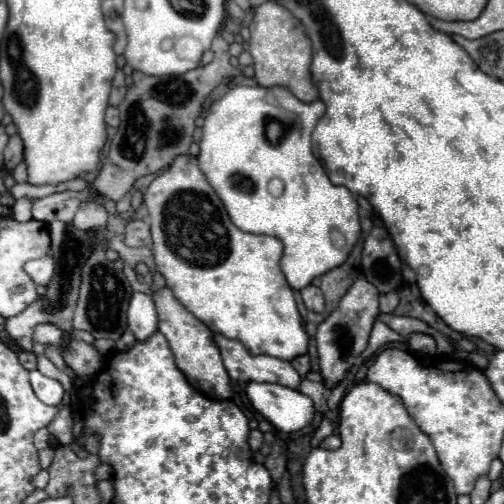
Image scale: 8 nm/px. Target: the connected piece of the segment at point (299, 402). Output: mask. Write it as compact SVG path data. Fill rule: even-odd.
M248 382L246 396L252 406L280 432L296 432L314 418L312 400L288 386L272 382Z

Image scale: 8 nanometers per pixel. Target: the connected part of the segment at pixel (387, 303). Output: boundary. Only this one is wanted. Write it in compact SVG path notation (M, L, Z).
M390 292L390 294L382 294L382 296L380 296L380 312L382 312L382 314L390 314L390 312L394 312L396 306L398 306L398 296L396 296L394 292Z

